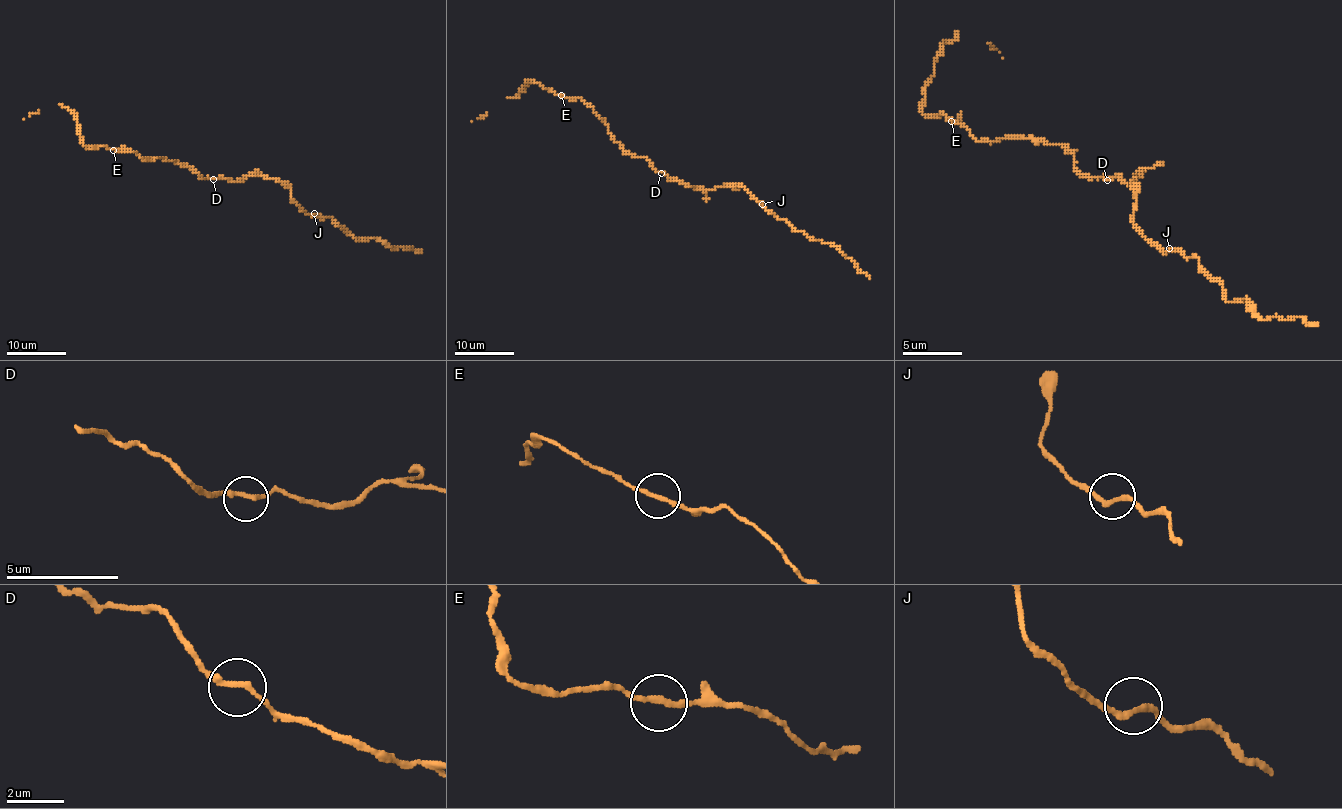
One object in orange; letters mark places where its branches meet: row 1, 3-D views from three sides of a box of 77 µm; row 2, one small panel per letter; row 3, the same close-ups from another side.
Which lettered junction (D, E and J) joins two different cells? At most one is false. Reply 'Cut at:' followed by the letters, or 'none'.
Cut at: none

